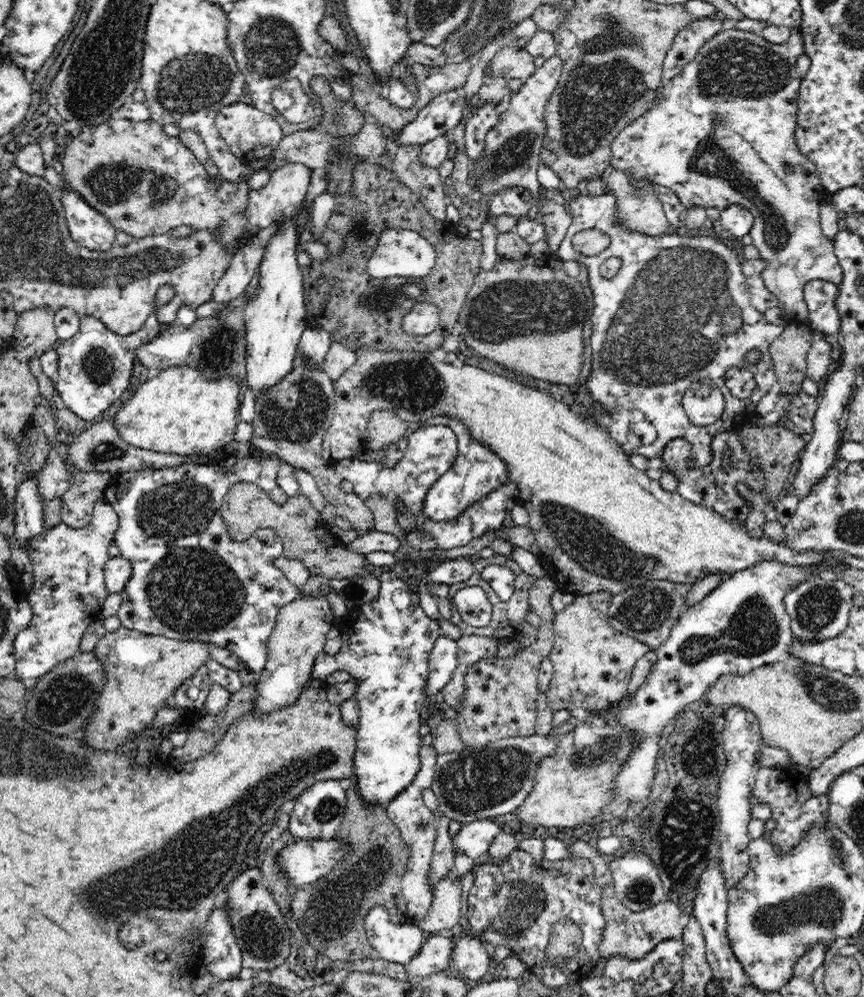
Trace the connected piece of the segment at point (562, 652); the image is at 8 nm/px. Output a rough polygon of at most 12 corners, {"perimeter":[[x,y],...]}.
{"perimeter":[[613,594],[555,613],[550,710],[609,708],[651,648],[610,625]]}

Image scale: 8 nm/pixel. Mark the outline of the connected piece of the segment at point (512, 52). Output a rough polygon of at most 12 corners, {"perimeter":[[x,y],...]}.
{"perimeter":[[508,44],[487,64],[484,76],[525,81],[536,69],[526,49]]}

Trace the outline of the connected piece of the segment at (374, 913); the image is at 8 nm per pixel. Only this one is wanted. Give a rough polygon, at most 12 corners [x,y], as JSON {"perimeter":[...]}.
{"perimeter":[[380,906],[365,917],[369,948],[406,965],[427,934],[413,921],[394,924]]}

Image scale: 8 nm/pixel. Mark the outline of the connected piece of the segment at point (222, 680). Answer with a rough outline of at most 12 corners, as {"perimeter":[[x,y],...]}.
{"perimeter":[[210,659],[171,702],[205,714],[213,684],[232,694],[242,687],[238,671]]}

